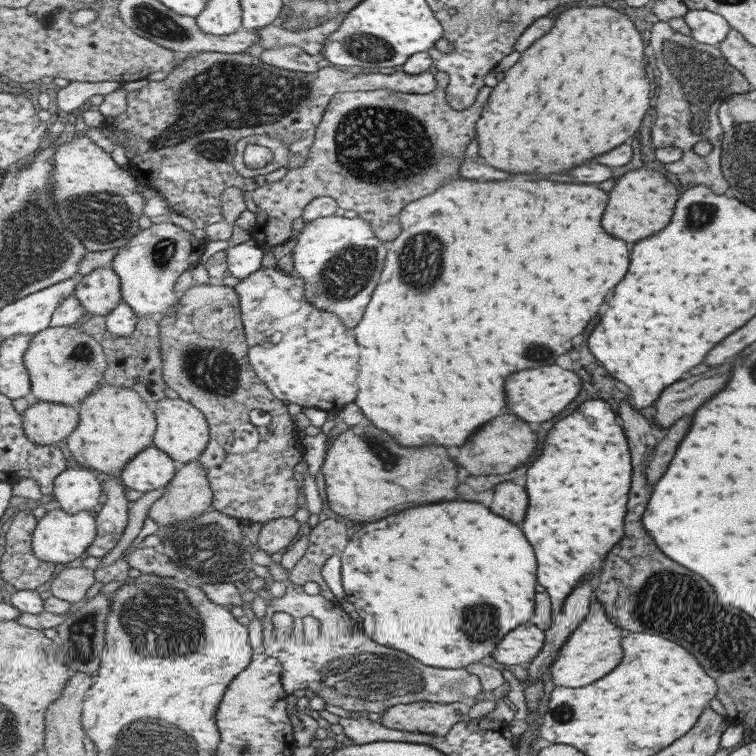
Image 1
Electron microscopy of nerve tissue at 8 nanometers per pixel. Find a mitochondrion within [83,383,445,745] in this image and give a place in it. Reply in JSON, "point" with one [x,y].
{"point":[175,634]}

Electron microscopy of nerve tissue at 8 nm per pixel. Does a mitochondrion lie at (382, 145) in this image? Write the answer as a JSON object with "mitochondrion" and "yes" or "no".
{"mitochondrion":"yes"}

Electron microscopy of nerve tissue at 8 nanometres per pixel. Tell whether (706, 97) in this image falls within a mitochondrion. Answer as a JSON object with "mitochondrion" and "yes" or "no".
{"mitochondrion":"yes"}

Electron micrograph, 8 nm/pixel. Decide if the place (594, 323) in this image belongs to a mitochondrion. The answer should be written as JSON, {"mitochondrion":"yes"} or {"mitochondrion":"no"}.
{"mitochondrion":"no"}

